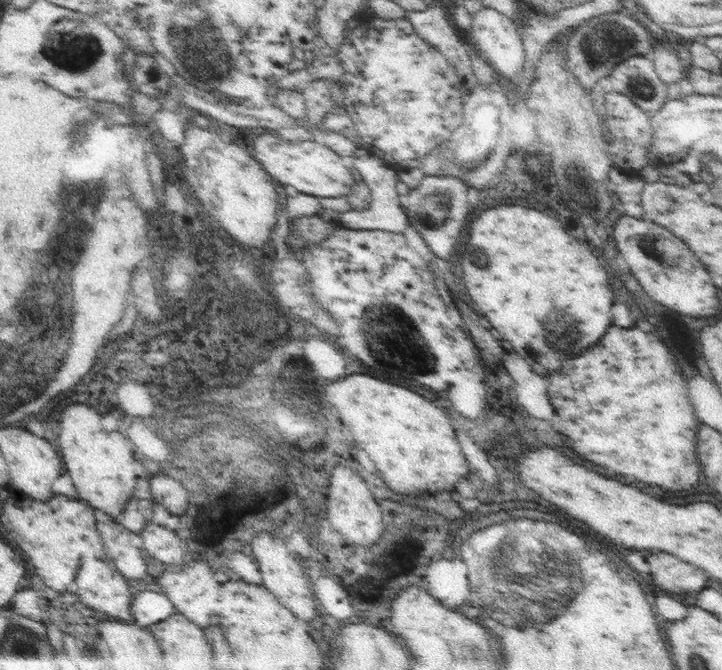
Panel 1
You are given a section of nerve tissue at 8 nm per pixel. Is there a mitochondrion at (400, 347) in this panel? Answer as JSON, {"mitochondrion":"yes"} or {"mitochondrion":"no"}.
{"mitochondrion":"yes"}

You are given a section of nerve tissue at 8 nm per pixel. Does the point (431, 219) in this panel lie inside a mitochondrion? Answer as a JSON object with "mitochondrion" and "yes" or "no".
{"mitochondrion":"yes"}

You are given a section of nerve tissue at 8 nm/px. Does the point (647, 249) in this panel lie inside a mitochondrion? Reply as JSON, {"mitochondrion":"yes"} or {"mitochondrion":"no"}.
{"mitochondrion":"yes"}

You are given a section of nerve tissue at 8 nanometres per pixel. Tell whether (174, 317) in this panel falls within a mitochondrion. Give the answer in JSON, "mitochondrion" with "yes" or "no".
{"mitochondrion":"no"}

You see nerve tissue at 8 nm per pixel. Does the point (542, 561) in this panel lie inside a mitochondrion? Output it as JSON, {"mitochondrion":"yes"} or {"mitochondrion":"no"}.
{"mitochondrion":"yes"}

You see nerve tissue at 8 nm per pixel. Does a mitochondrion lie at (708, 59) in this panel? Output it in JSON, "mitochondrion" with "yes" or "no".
{"mitochondrion":"no"}

